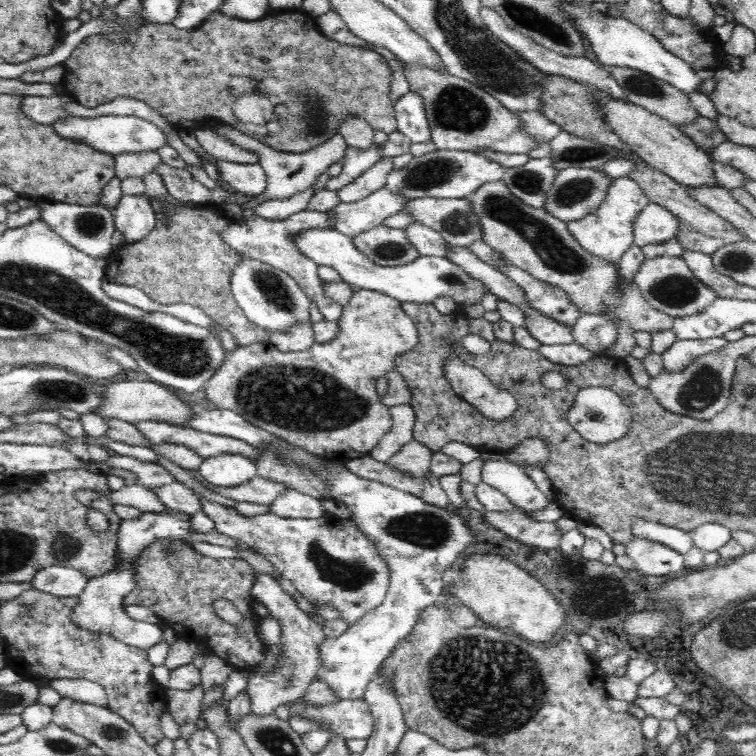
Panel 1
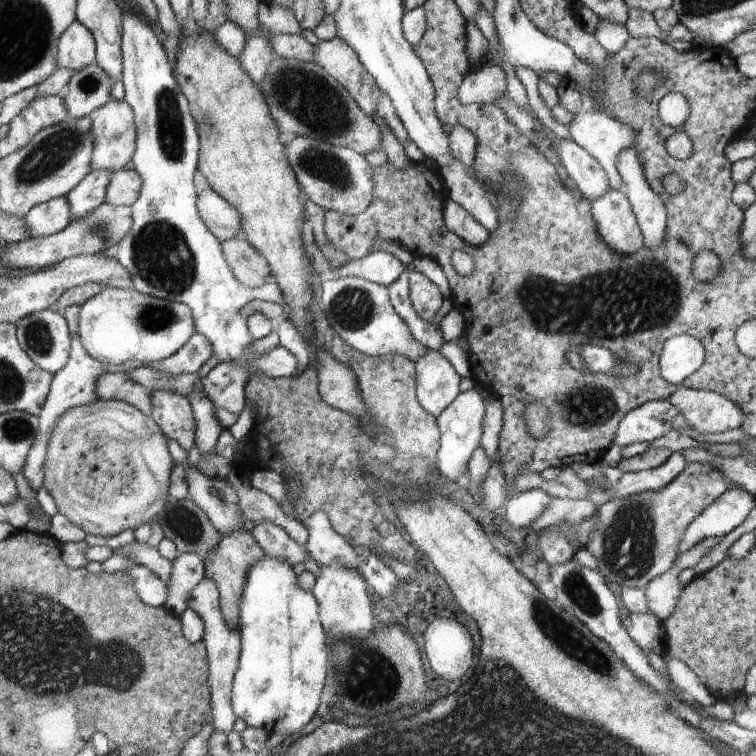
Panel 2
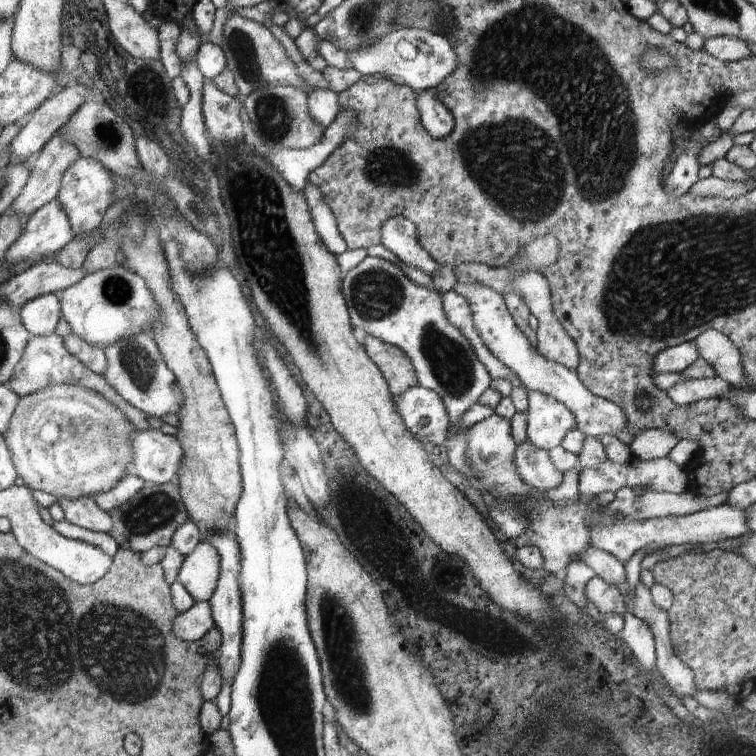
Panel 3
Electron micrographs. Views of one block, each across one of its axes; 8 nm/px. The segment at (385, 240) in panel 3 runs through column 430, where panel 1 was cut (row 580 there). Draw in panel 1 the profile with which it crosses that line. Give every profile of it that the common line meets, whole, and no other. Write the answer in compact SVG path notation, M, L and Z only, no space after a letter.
M255 570L256 582L252 586L253 600L262 603L270 609L270 615L280 621L282 627L283 658L278 668L262 671L256 666L255 672L248 680L248 697L250 697L251 712L256 715L270 715L283 703L300 700L306 689L317 678L320 668L320 642L325 640L325 632L315 619L298 607L292 595L282 589L282 585L268 574L260 574Z

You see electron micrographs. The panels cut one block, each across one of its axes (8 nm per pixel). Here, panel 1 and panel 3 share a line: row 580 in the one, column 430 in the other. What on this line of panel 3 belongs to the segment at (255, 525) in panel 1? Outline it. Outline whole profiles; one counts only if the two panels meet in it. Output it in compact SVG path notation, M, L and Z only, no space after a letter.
M367 256L356 268L343 275L342 292L353 328L362 328L368 335L401 348L411 358L417 384L433 390L444 401L450 425L456 424L490 386L489 372L478 360L469 340L446 318L442 294L414 284L395 264L380 257Z

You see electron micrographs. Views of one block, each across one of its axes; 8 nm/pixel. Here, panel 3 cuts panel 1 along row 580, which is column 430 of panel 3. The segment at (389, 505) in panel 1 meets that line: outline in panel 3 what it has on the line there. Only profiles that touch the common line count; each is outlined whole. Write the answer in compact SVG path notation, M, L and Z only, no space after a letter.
M416 384L396 397L396 406L406 428L423 445L446 444L449 416L436 392Z

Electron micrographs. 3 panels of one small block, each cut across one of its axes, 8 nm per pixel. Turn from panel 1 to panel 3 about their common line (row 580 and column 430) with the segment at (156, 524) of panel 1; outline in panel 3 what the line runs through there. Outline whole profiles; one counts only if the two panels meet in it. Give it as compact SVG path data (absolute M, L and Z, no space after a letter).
M434 89L417 91L415 94L420 122L429 134L437 139L450 136L455 124L450 111L435 97Z

